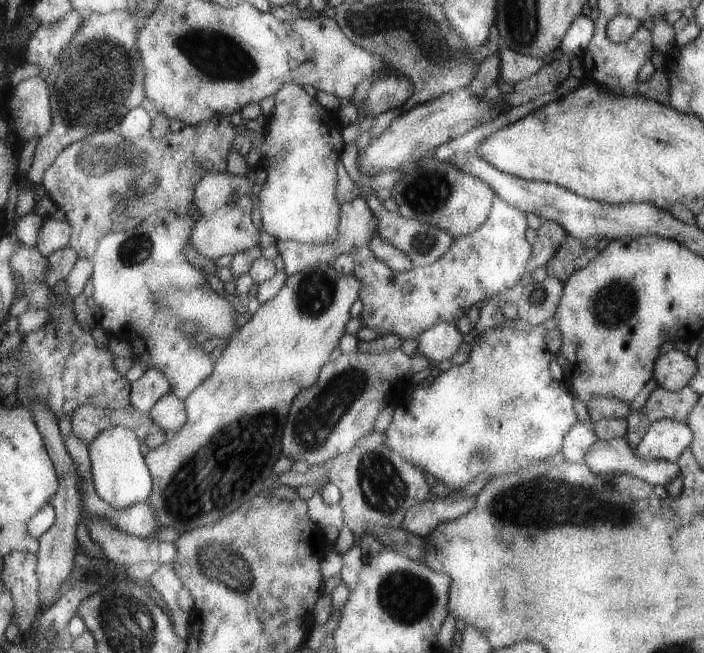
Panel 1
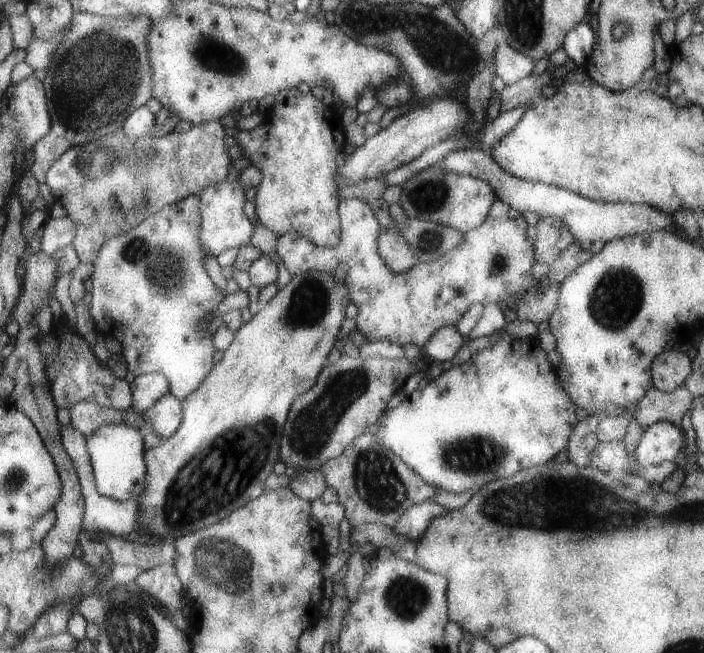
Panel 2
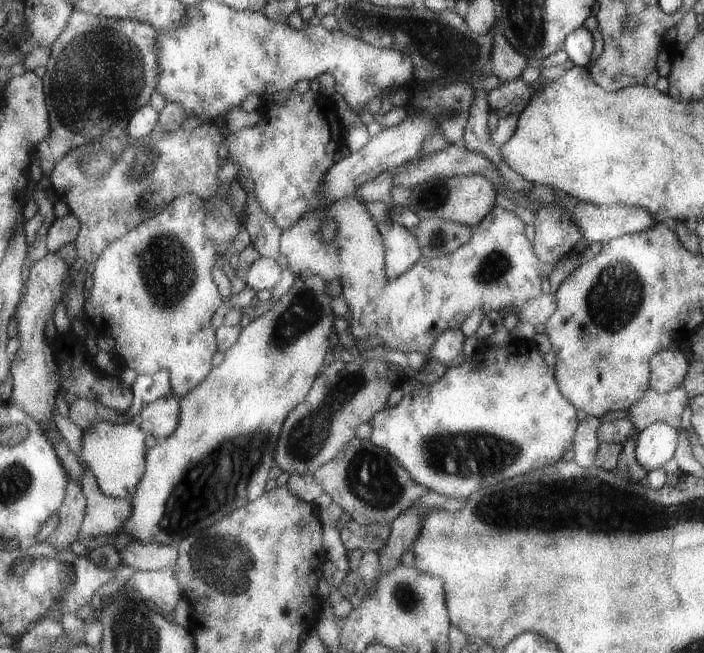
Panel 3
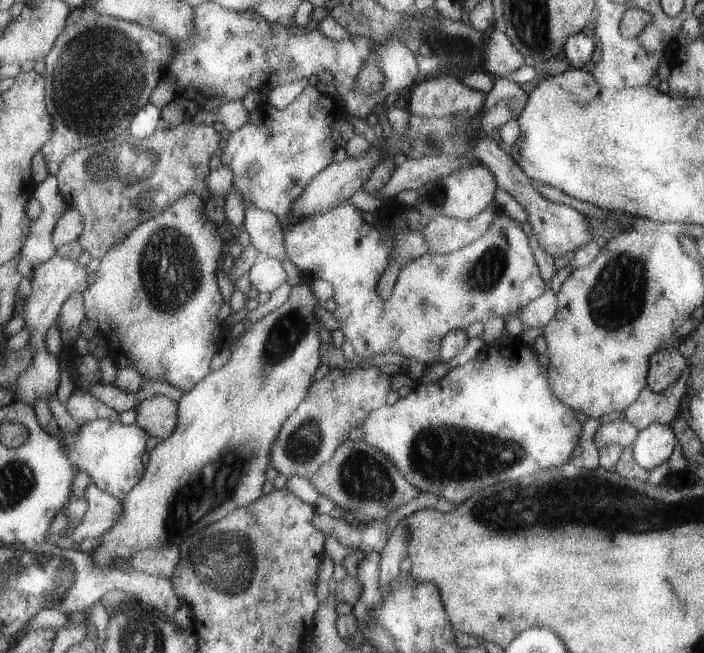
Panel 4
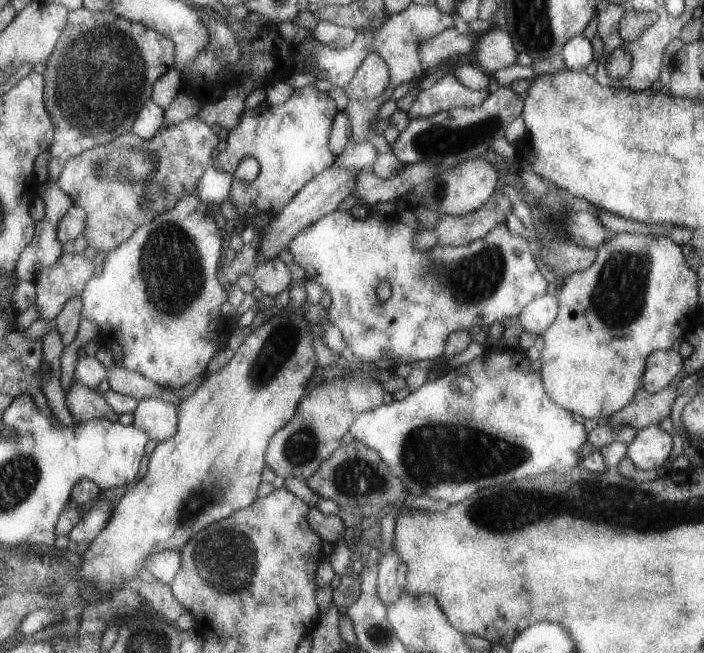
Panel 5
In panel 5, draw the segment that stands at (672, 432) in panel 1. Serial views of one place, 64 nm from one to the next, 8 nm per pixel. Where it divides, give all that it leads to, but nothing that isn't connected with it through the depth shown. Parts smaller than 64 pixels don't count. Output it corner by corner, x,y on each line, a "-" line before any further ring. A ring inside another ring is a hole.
657,425
639,429
635,438
625,446
629,462
644,471
656,471
670,459
671,435

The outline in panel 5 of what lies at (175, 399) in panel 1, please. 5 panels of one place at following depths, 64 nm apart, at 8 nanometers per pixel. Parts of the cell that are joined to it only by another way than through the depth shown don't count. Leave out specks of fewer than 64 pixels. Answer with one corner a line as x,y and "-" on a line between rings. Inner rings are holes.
161,398
140,400
133,414
133,424
144,430
157,443
165,442
178,433
178,406

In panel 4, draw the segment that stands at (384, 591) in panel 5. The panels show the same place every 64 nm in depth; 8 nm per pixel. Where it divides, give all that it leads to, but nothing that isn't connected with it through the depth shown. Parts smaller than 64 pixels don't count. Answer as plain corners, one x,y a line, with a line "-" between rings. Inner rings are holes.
399,521
395,530
389,534
385,546
379,552
379,590
383,592
399,574
400,562
405,557
405,544
403,538
407,538
403,530
403,522

